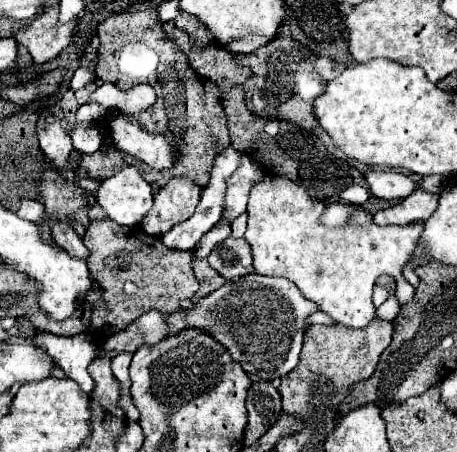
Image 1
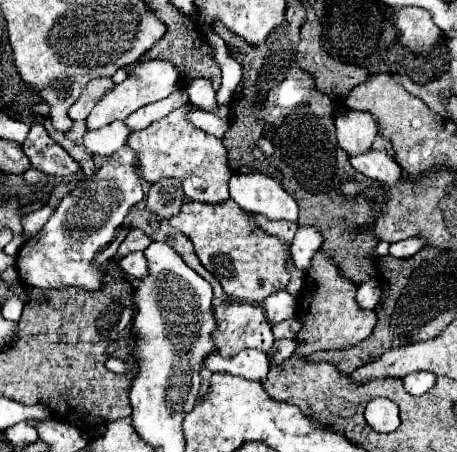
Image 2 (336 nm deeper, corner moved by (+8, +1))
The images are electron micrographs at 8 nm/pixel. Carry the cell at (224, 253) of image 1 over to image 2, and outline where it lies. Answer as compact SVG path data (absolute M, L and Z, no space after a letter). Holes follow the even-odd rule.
M232 199L224 205L188 201L184 209L170 219L170 225L182 231L194 243L198 259L220 281L226 295L264 301L268 293L286 289L290 279L286 271L288 245L266 235Z

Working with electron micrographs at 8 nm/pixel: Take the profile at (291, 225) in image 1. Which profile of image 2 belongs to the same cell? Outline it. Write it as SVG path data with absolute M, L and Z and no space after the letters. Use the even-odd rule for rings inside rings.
M412 237L412 239L406 239L406 241L396 241L396 243L392 243L392 245L390 245L390 253L392 253L392 257L408 259L408 257L412 257L414 253L418 253L422 247L424 247L424 239Z

